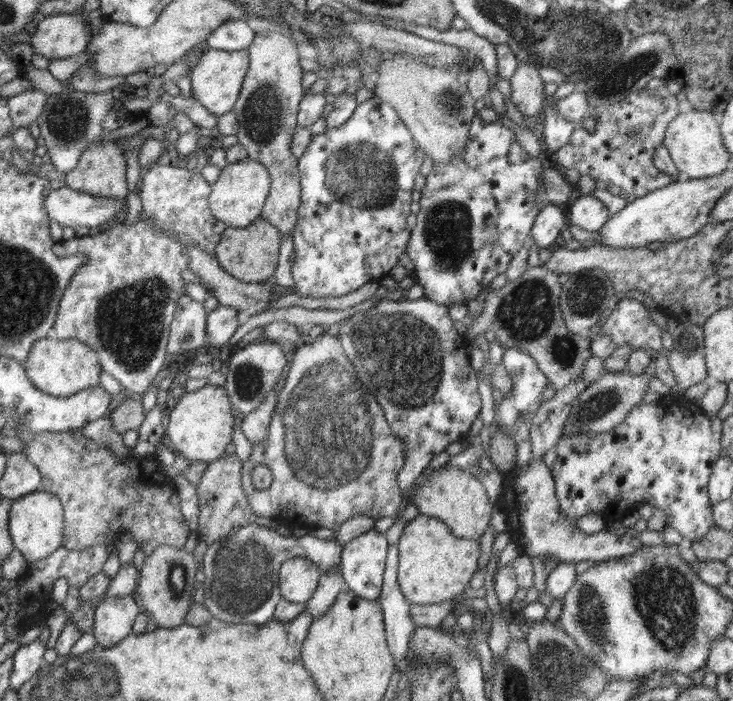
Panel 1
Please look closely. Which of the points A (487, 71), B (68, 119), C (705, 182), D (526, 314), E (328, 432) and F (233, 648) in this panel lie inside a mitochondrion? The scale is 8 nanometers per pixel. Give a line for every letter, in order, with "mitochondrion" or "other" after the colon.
A: other
B: mitochondrion
C: other
D: mitochondrion
E: mitochondrion
F: other

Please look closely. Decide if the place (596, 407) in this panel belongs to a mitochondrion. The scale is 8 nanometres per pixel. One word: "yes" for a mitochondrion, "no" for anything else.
yes

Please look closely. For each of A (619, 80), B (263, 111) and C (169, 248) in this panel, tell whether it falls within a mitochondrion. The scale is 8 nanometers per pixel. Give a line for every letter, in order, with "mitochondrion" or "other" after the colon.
A: mitochondrion
B: mitochondrion
C: other

